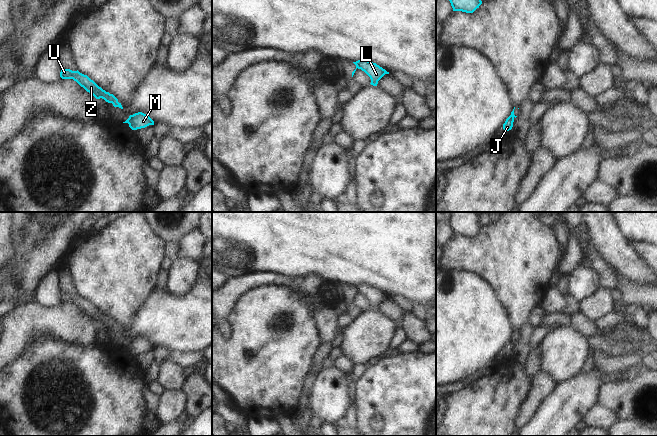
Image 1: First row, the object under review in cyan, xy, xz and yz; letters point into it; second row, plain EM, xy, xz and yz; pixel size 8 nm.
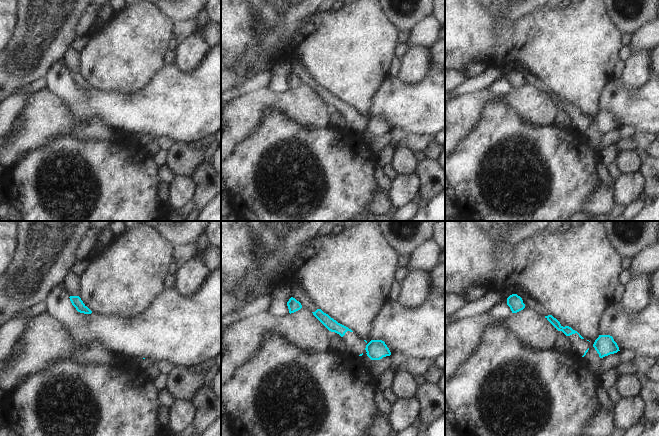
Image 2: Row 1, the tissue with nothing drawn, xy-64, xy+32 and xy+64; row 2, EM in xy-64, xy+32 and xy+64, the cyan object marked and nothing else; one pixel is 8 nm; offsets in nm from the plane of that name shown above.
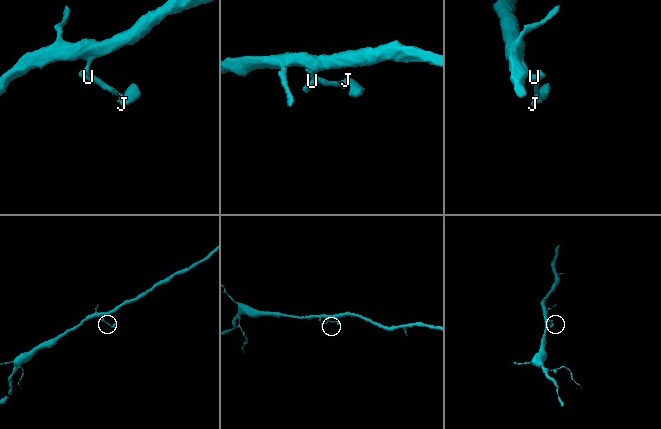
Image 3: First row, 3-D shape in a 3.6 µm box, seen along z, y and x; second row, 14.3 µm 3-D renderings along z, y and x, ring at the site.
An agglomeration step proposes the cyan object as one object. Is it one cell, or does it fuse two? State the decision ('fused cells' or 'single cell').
fused cells

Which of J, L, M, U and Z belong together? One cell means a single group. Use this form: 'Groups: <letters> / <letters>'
Groups: J L M / U Z

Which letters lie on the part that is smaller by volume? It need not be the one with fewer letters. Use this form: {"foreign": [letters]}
{"foreign": ["J", "L", "M"]}

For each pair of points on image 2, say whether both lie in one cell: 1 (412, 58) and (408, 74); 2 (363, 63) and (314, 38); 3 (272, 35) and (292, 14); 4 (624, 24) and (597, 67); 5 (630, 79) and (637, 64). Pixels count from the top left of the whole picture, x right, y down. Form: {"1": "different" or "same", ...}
{"1": "same", "2": "same", "3": "same", "4": "different", "5": "same"}

